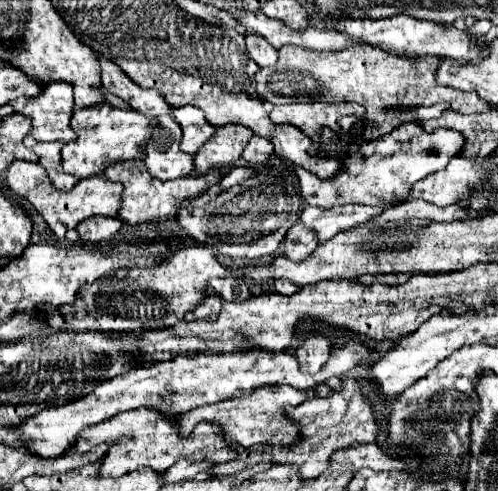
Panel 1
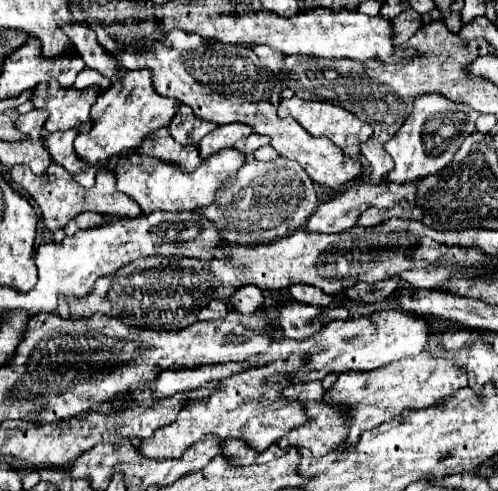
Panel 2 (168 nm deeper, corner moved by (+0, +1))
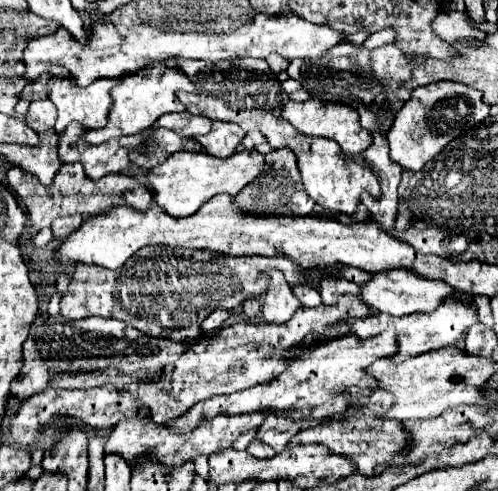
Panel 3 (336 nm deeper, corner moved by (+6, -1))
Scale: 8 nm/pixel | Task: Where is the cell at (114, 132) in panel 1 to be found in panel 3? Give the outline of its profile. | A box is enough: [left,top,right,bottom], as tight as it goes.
[81,64,193,144]

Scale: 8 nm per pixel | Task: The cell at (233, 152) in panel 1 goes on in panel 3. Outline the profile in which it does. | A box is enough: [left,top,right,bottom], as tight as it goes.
[197,122,245,158]

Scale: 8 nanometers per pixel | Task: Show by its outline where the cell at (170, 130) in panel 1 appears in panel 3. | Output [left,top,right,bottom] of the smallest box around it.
[131,128,201,170]

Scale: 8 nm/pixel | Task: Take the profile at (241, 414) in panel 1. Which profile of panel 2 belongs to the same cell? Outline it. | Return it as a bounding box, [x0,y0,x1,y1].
[277,382,343,458]

